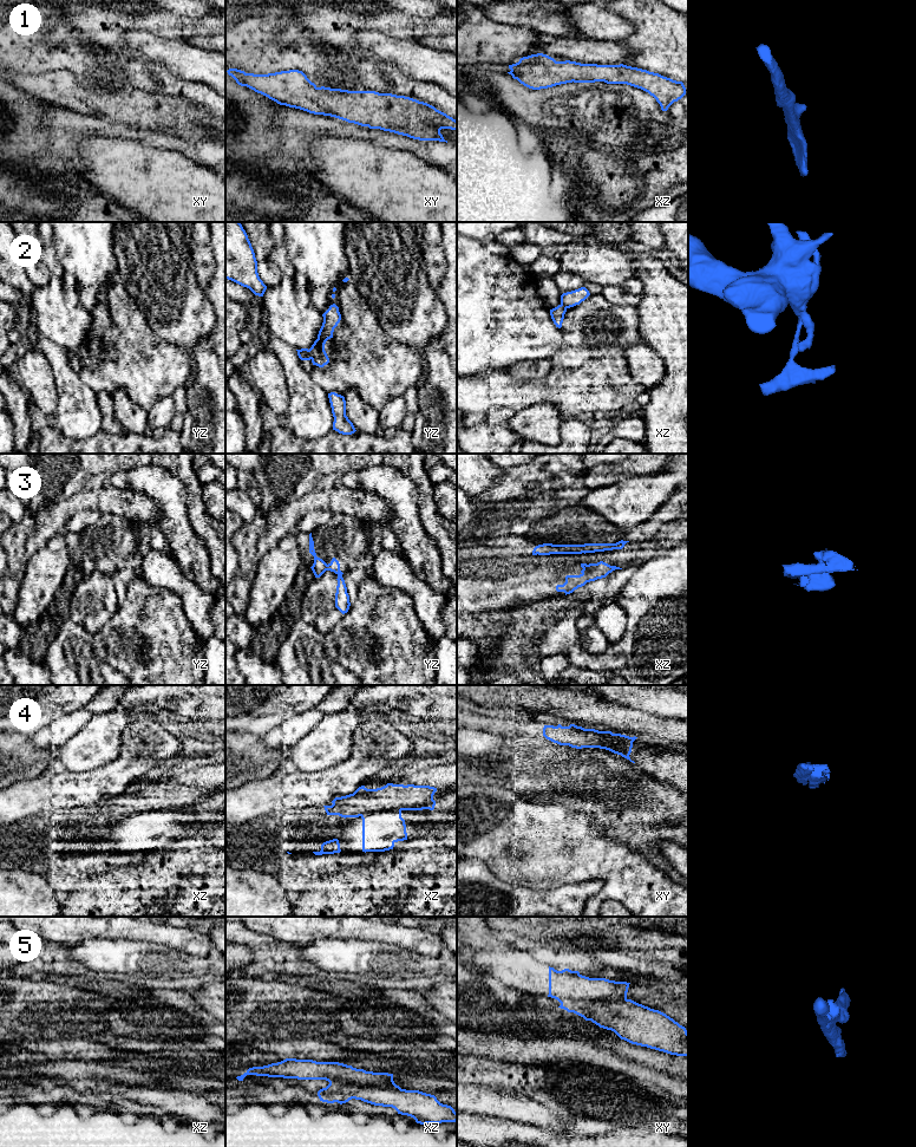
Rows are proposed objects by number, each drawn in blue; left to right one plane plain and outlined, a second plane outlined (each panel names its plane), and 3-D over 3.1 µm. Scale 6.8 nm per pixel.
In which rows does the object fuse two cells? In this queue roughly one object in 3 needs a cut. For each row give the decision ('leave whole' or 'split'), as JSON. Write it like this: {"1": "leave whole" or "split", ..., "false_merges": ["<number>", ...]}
{"1": "leave whole", "2": "split", "3": "split", "4": "split", "5": "split", "false_merges": ["2", "3", "4", "5"]}

